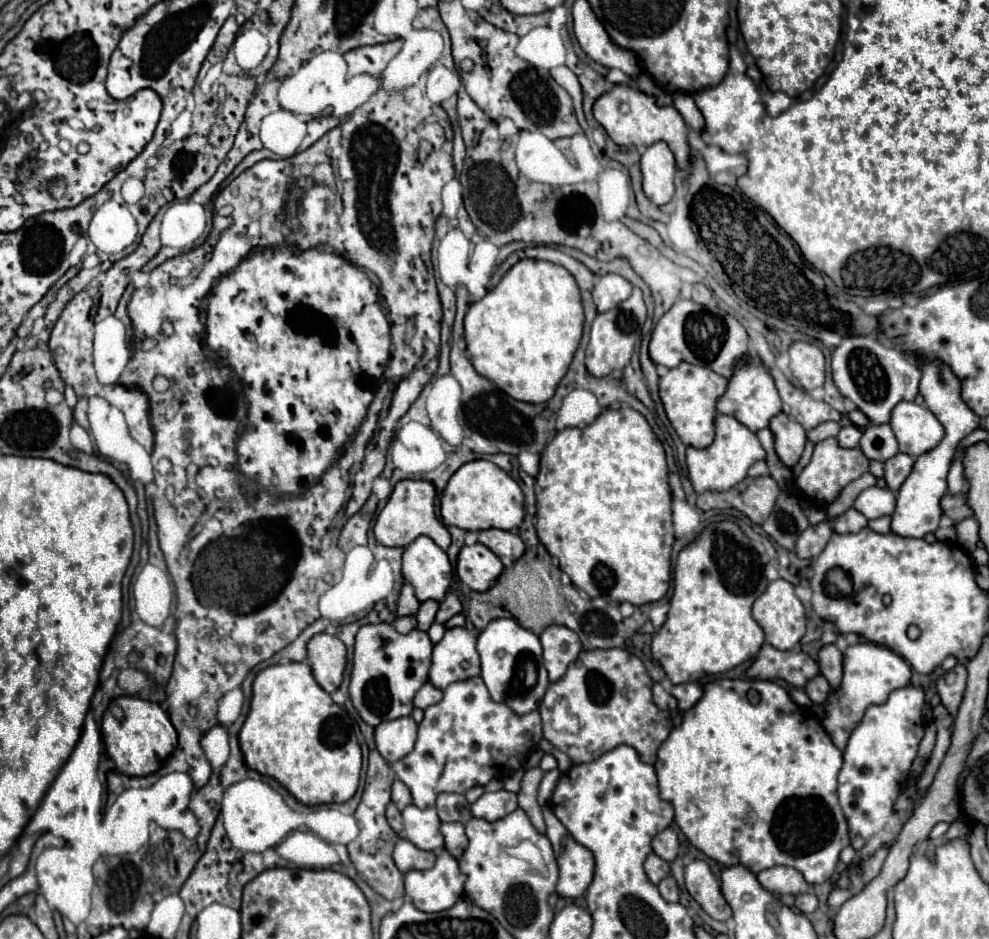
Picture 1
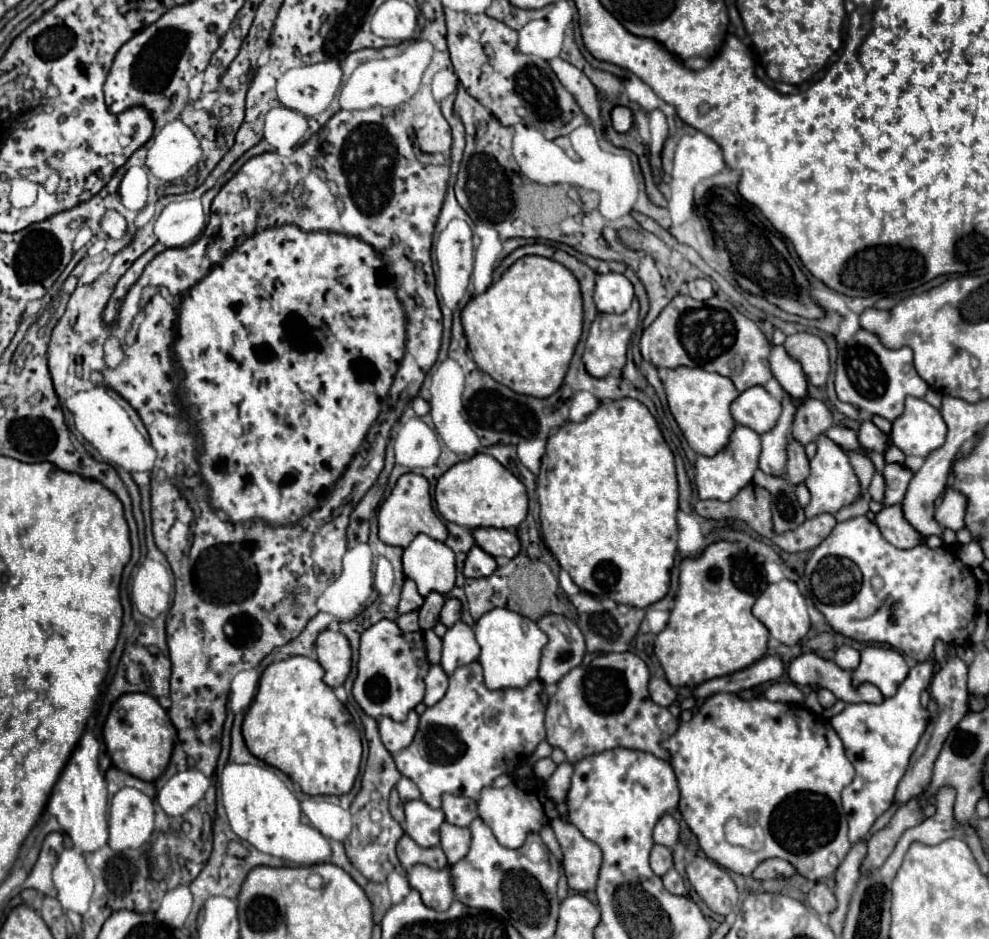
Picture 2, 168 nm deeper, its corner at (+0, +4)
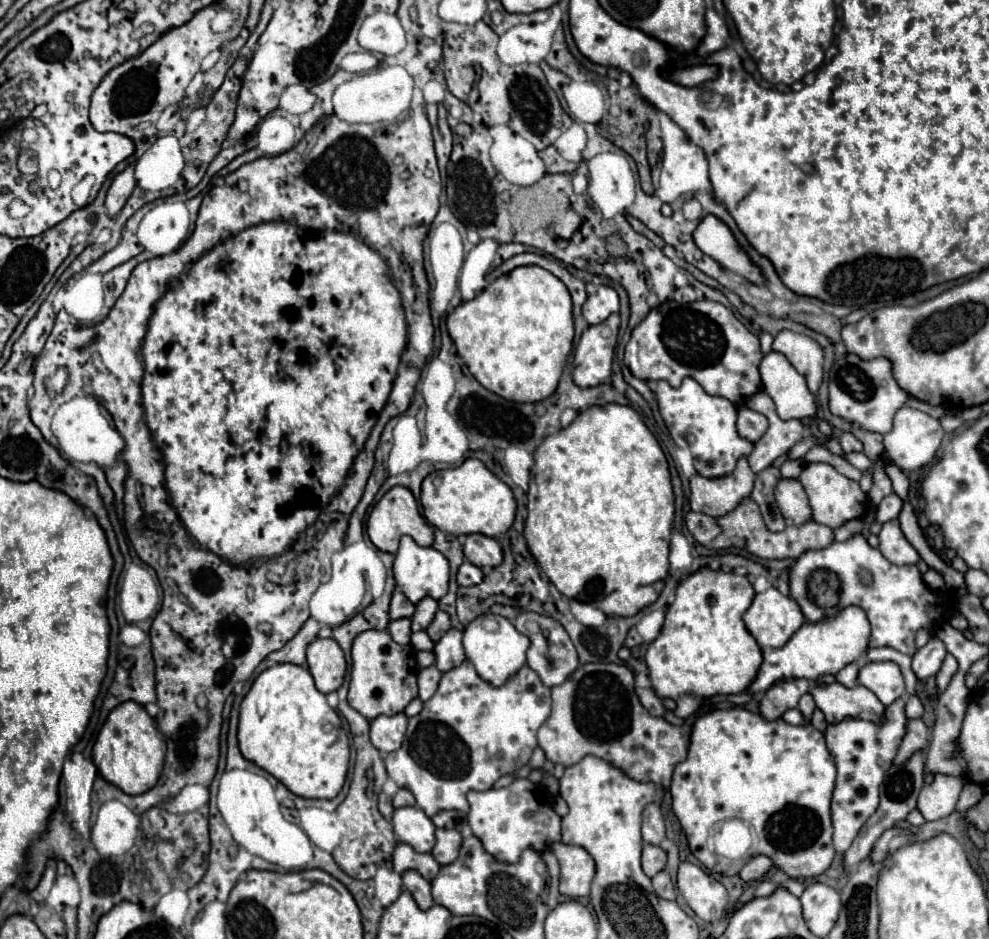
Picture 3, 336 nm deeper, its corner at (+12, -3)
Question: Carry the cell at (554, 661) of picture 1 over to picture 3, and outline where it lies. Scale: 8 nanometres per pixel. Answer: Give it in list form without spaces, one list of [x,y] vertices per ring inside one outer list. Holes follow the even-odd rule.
[[[521,612],[515,620],[515,628],[519,632],[523,632],[529,640],[531,640],[531,648],[527,650],[527,666],[537,672],[539,680],[545,684],[545,686],[557,686],[561,684],[563,680],[567,680],[567,676],[571,676],[571,672],[575,672],[575,668],[579,666],[579,660],[577,660],[577,652],[575,652],[575,646],[571,644],[571,638],[567,636],[565,628],[549,618],[549,616],[541,616],[541,614],[535,614],[535,612]]]

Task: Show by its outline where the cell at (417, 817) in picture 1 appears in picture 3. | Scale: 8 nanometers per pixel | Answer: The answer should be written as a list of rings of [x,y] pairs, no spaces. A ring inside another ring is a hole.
[[[417,806],[397,808],[393,814],[393,828],[397,840],[415,848],[415,852],[431,852],[435,846],[435,824]]]

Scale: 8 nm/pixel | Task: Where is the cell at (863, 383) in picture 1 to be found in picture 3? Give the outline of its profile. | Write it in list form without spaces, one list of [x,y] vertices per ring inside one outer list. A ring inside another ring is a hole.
[[[845,354],[835,360],[829,372],[829,410],[849,422],[859,424],[865,430],[887,434],[893,428],[893,414],[909,402],[909,394],[897,384],[893,366],[887,358],[861,360],[855,354]]]

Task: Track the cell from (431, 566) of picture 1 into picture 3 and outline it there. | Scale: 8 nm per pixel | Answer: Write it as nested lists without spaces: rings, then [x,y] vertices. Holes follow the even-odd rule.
[[[403,536],[393,562],[393,576],[395,576],[396,588],[403,592],[413,604],[423,600],[425,596],[439,600],[447,592],[449,562],[439,550],[417,546],[415,540],[411,540],[411,536]]]

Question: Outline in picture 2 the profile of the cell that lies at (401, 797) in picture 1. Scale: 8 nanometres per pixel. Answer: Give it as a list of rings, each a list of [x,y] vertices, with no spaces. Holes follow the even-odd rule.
[[[401,777],[401,781],[397,783],[397,791],[399,791],[403,801],[411,801],[411,799],[419,799],[421,797],[419,787],[411,779],[407,779],[407,777]]]

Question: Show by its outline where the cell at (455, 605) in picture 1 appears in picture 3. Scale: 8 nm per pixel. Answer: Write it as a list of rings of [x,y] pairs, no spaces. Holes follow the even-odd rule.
[[[439,610],[437,614],[435,614],[435,618],[433,618],[433,622],[429,624],[429,628],[427,628],[427,634],[431,636],[431,640],[433,642],[437,642],[447,630],[451,628],[451,622],[449,622],[449,614],[447,612],[443,612],[443,610]]]

